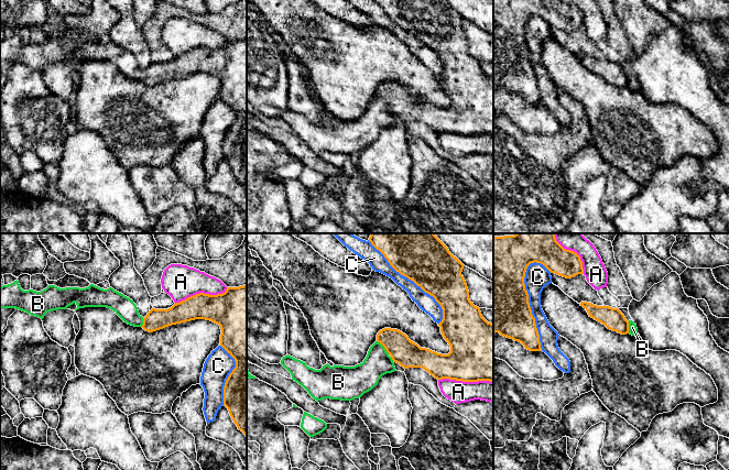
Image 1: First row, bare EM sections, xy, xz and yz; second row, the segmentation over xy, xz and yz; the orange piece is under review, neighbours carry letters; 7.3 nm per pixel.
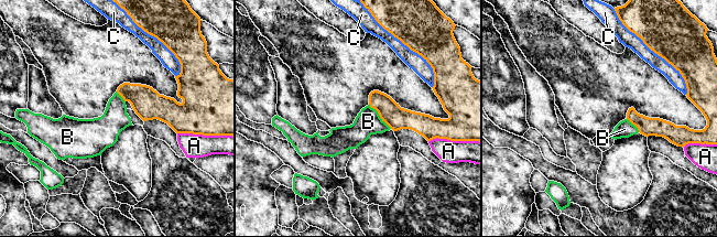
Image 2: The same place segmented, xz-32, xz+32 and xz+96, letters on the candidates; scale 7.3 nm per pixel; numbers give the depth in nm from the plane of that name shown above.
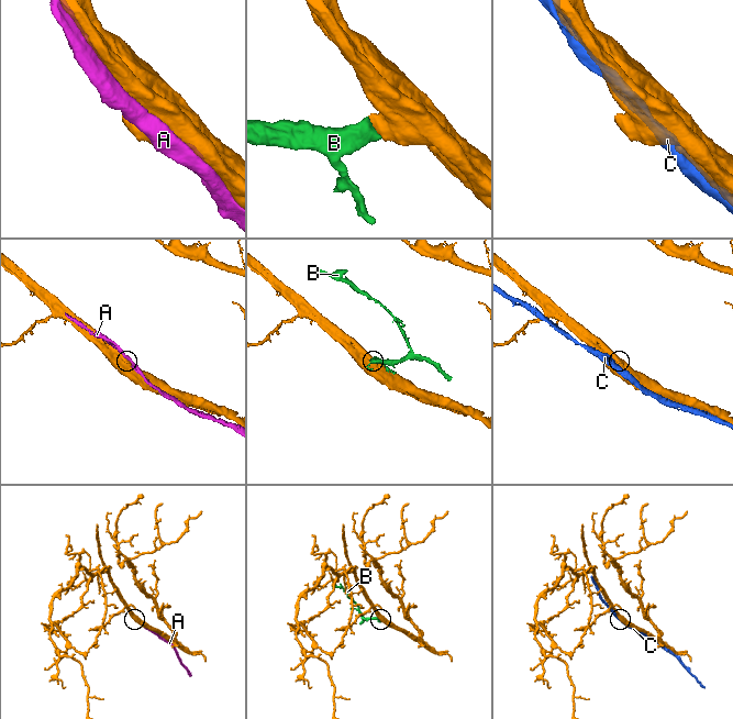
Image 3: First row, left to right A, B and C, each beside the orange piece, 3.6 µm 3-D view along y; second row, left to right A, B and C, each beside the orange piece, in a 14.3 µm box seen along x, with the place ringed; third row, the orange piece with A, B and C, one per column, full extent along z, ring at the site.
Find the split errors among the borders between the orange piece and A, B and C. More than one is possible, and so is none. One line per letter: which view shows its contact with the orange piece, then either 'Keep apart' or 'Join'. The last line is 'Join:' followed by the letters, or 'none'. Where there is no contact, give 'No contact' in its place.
A: Touches orange in xz. Keep apart
B: Touches orange in xz. Join
C: Touches orange in yz. Keep apart
Join: B

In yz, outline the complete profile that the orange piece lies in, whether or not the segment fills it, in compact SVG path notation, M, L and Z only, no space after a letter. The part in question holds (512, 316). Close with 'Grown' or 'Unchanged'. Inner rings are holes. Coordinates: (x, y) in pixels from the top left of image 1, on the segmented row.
M555 233L493 237L493 332L521 342L530 351L541 351L540 335L524 284L526 269L534 262L566 278L584 274L584 269L580 256L574 251L564 249L556 241Z. Unchanged

